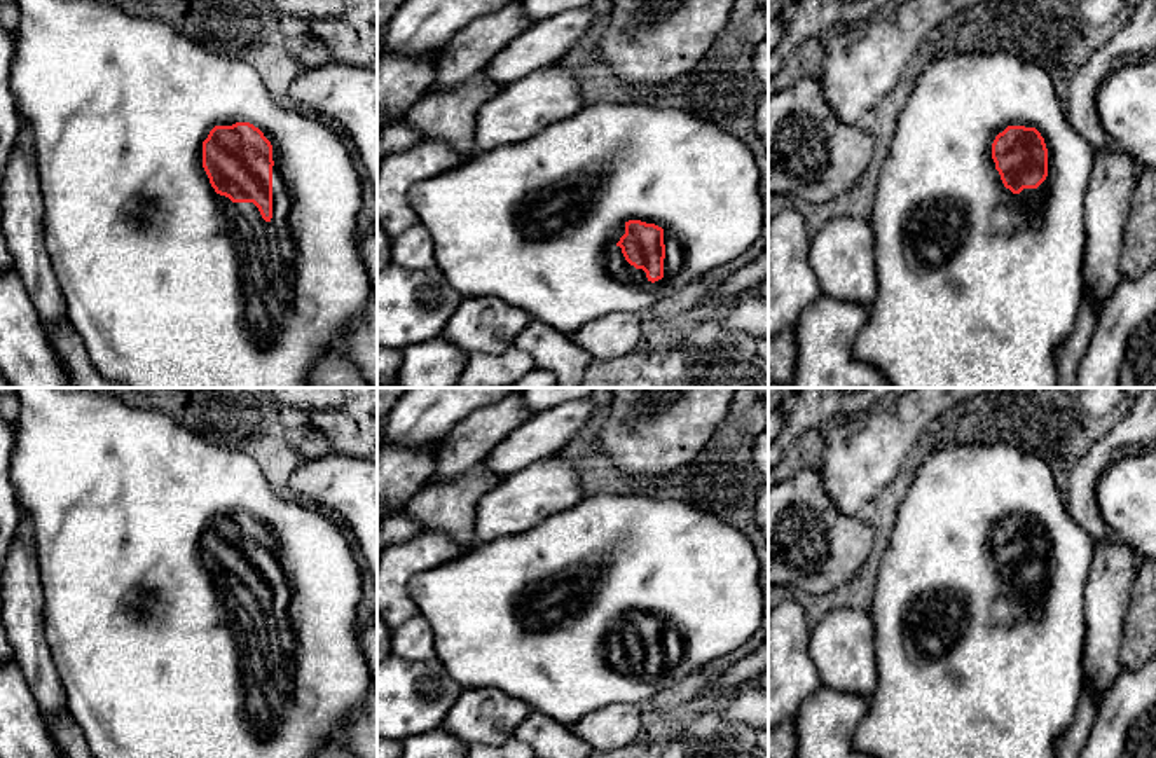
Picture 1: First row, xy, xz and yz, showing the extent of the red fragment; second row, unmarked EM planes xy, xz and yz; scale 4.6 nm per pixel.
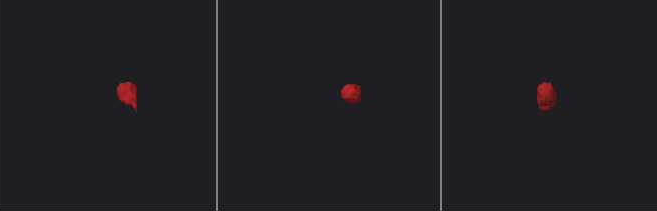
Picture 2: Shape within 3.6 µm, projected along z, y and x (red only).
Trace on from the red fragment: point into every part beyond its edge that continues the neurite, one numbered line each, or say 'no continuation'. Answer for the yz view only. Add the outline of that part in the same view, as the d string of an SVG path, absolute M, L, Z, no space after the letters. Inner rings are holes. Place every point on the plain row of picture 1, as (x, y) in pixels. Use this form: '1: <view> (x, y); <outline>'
1: yz (970, 666); M967 444L946 445L924 459L898 506L889 545L878 566L871 617L875 627L875 658L878 686L868 699L870 707L857 727L857 749L873 758L1058 758L1056 742L1070 728L1084 695L1083 655L1088 637L1086 585L1093 564L1095 543L1070 517L1067 503L1046 461L1016 445ZM1008 517L1036 519L1048 540L1048 568L1037 580L1013 585L1004 578L992 550L992 534Z

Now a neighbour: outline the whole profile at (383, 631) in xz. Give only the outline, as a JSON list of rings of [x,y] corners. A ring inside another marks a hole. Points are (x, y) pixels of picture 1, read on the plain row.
[[[377,613],[377,662],[388,658],[391,653],[391,629]]]

